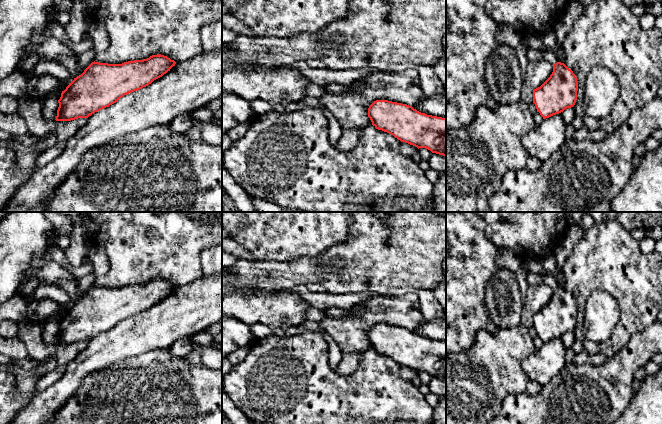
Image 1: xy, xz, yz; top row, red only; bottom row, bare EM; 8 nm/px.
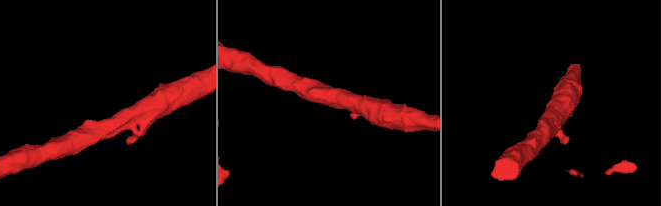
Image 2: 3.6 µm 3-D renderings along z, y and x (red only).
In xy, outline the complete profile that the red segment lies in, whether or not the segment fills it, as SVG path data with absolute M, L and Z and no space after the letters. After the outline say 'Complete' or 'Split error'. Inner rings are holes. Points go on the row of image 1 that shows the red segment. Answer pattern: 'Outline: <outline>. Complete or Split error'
Outline: M161 54L122 64L94 61L62 91L55 120L88 118L124 95L148 86L175 64Z. Complete

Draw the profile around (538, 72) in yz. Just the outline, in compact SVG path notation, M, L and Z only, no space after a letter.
M541 59L536 62L528 61L524 83L533 90L540 87L552 74L553 64Z

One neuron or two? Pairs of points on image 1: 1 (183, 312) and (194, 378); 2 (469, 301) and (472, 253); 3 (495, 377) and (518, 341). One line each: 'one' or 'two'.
1: two
2: one
3: one

